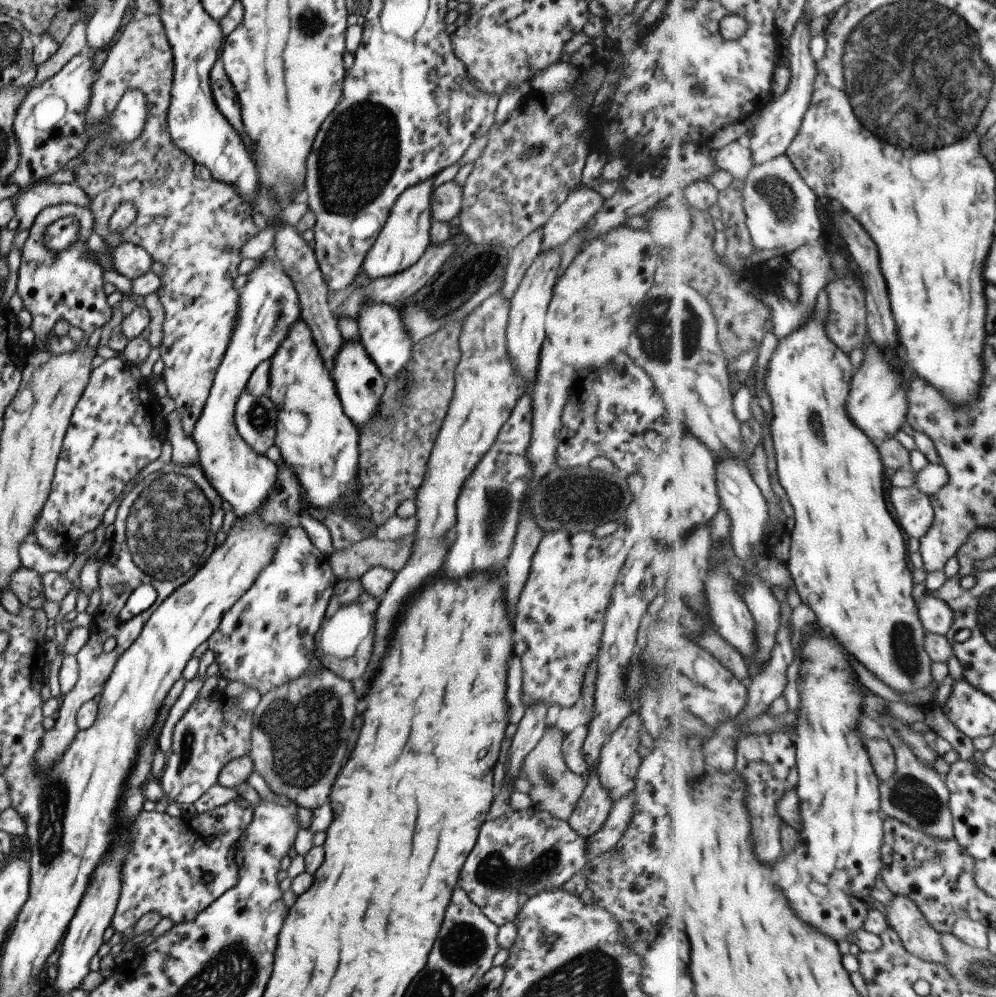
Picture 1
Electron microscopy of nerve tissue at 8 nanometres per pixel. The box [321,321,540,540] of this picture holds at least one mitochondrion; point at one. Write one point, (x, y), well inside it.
(402, 397)

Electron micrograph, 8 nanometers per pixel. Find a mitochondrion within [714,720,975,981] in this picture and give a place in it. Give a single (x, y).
(912, 796)

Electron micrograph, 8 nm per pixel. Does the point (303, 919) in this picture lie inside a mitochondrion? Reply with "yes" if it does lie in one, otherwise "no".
no

